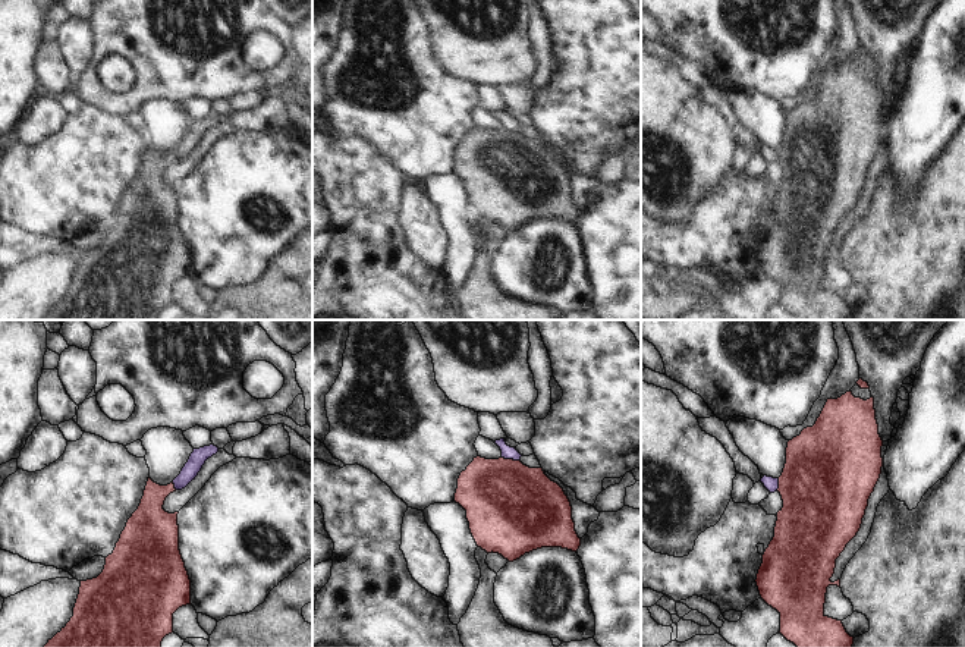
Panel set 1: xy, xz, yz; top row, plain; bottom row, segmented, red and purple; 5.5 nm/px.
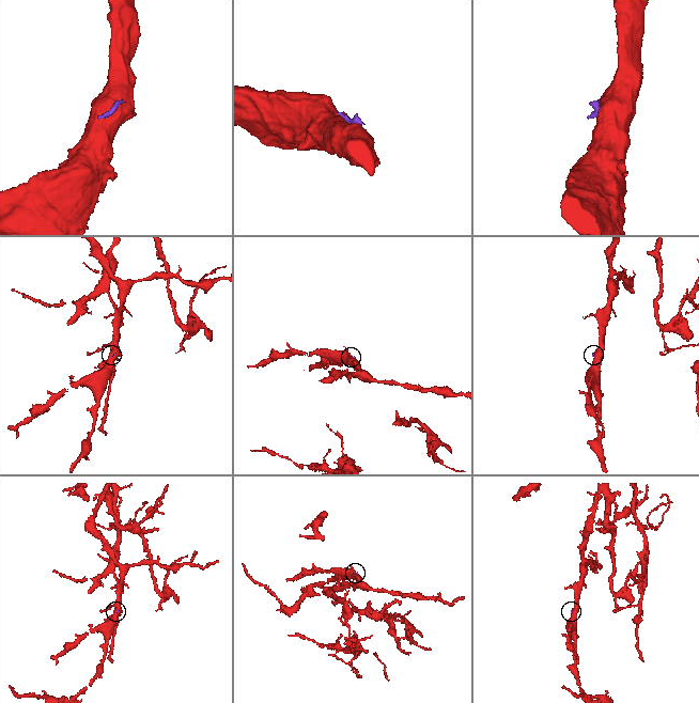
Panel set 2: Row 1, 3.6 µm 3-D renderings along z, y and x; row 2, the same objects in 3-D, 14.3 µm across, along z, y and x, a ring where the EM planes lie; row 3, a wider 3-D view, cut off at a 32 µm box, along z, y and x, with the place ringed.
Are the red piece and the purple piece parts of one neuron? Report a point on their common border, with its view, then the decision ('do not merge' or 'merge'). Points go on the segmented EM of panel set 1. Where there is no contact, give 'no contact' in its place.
xz (511, 459) | do not merge

